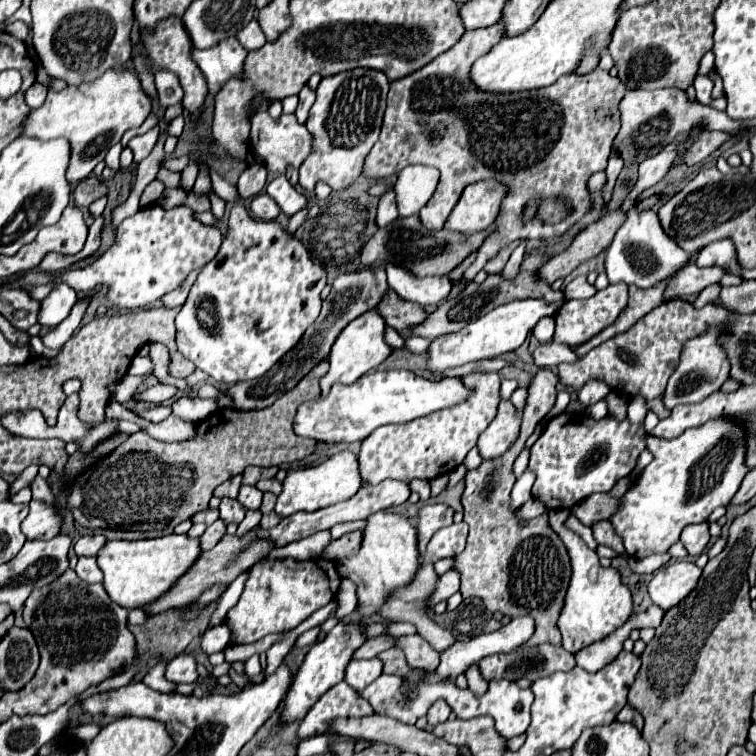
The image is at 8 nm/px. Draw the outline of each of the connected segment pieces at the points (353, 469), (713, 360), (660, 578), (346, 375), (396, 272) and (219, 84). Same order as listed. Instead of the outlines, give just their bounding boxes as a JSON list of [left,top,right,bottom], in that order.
[[275,450,361,518],[663,326,729,408],[649,562,703,610],[319,312,391,396],[387,264,451,308],[195,38,245,98]]

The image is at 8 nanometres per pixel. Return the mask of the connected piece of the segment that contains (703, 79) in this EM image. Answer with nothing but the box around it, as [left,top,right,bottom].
[693,74,725,110]

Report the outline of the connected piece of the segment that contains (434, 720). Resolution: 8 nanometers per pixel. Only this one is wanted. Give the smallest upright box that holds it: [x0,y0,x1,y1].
[427,700,451,726]

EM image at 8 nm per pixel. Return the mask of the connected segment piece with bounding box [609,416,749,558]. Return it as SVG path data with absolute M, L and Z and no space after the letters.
M717 416L703 426L689 428L673 440L663 440L657 436L647 436L647 450L653 454L653 462L635 478L633 486L623 494L617 512L611 516L615 532L625 544L625 554L633 558L645 558L651 554L665 554L681 536L681 530L687 524L707 522L709 514L717 506L727 506L737 494L745 474L749 472L745 464L747 454L747 430L741 422L735 422L731 416Z

